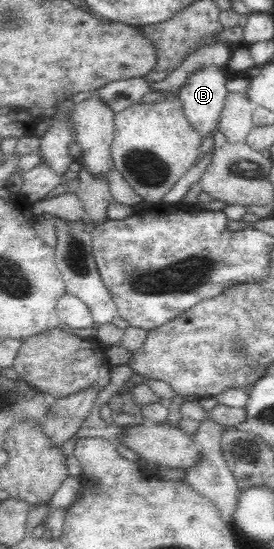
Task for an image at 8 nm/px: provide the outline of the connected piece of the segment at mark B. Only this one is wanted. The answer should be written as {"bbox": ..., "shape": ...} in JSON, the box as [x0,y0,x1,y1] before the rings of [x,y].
{"bbox":[179,64,231,138],"shape":[[[211,64],[191,72],[180,87],[179,99],[183,102],[185,116],[204,138],[219,123],[229,77],[231,73],[226,65]]]}

